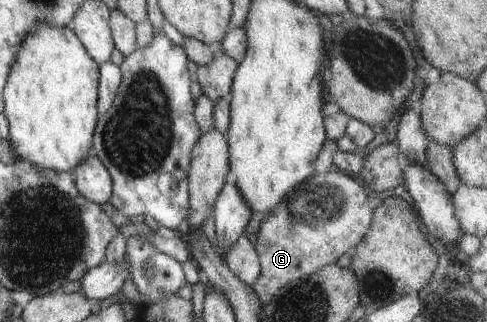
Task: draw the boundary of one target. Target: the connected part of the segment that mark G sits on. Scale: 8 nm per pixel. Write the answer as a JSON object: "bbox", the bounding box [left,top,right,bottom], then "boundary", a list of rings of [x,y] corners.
{"bbox":[251,168,374,305],"boundary":[[[331,168],[324,173],[315,173],[311,178],[306,178],[301,186],[295,188],[291,196],[277,203],[272,210],[272,213],[260,217],[260,229],[256,235],[257,243],[254,245],[260,258],[260,273],[251,288],[263,305],[290,282],[308,277],[324,266],[336,263],[345,253],[352,253],[368,233],[374,213],[368,205],[363,183],[355,176],[349,176],[337,168]]]}

